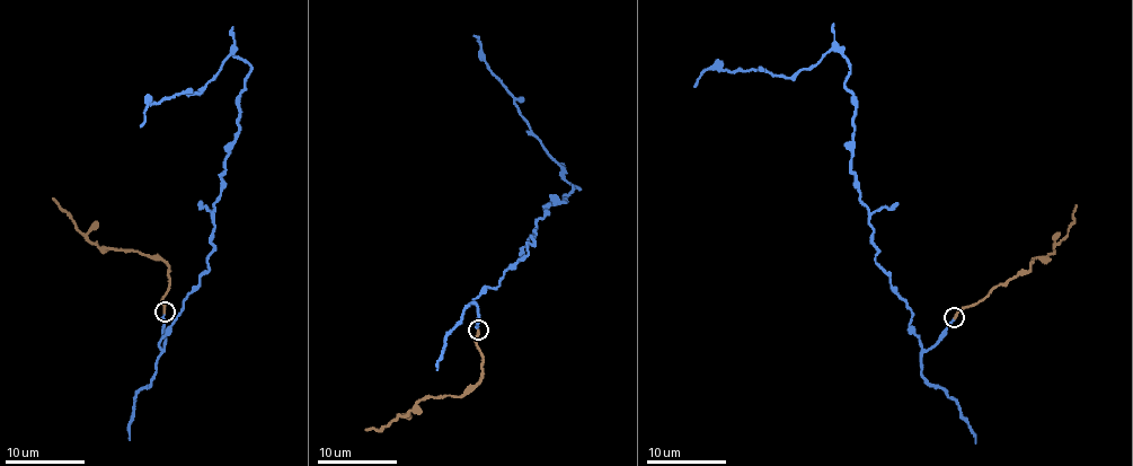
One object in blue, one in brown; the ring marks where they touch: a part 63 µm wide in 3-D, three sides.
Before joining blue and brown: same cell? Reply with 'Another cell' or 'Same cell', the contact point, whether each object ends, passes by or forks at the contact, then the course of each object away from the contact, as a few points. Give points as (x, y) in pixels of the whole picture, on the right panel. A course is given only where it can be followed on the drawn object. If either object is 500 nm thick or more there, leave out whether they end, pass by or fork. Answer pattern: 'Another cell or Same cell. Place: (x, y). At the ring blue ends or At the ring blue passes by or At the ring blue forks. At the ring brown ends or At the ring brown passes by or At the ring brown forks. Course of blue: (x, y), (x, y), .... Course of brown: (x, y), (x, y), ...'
Same cell. Place: (954, 317). At the ring blue ends. At the ring brown ends. Course of blue: (954, 319), (926, 350), (876, 261), (851, 170), (855, 97), (841, 53), (790, 78), (706, 69), (695, 86). Course of brown: (954, 317), (965, 307), (975, 305), (993, 288), (1030, 269), (1034, 258), (1052, 254), (1073, 220), (1076, 204)

